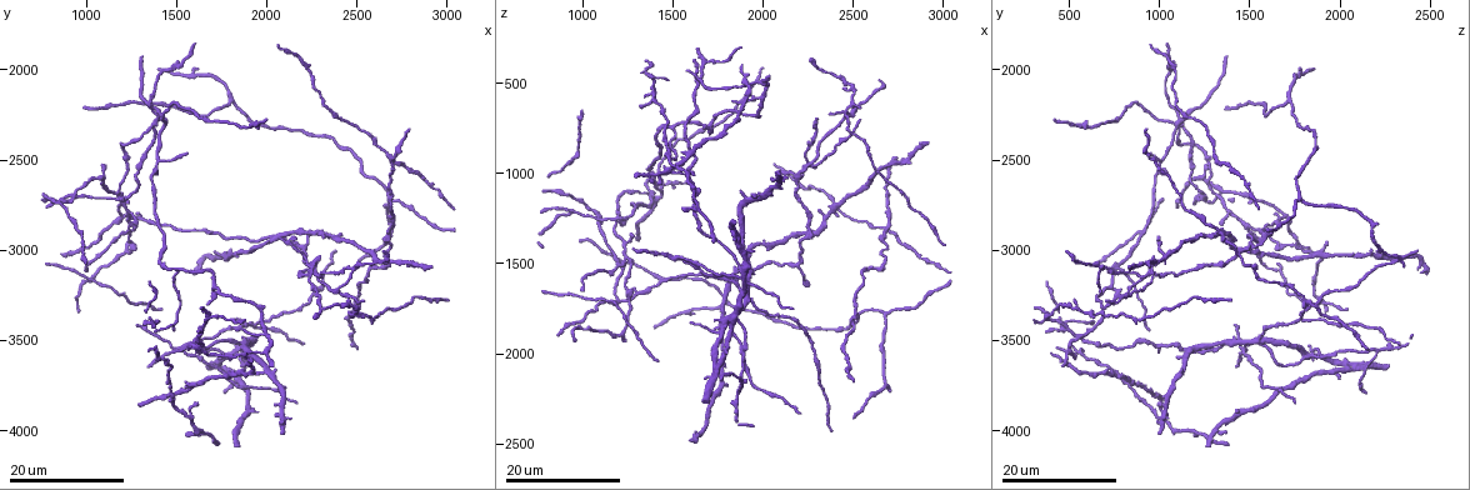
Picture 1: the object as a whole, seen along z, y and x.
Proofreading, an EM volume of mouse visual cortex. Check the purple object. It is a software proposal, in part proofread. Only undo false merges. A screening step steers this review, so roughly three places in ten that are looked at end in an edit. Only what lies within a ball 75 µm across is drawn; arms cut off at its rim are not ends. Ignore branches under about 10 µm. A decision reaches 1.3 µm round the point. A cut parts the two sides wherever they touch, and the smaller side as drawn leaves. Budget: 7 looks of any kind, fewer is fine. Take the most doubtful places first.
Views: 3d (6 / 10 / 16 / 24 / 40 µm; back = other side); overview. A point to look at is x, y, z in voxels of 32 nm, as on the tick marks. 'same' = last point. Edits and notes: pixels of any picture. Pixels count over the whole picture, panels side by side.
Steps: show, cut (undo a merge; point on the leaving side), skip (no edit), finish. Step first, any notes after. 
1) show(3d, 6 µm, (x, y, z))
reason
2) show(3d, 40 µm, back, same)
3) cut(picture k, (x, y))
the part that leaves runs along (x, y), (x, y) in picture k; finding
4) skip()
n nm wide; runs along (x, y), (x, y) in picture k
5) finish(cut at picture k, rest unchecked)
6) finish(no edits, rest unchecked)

show(3d, 16 µm, (1260, 2880, 1480))
three-way junction

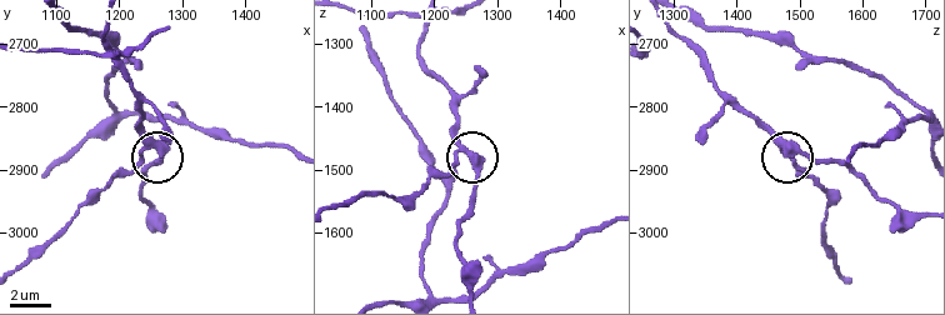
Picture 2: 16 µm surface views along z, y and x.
show(3d, 6 µm, (1240, 2870, 1475))

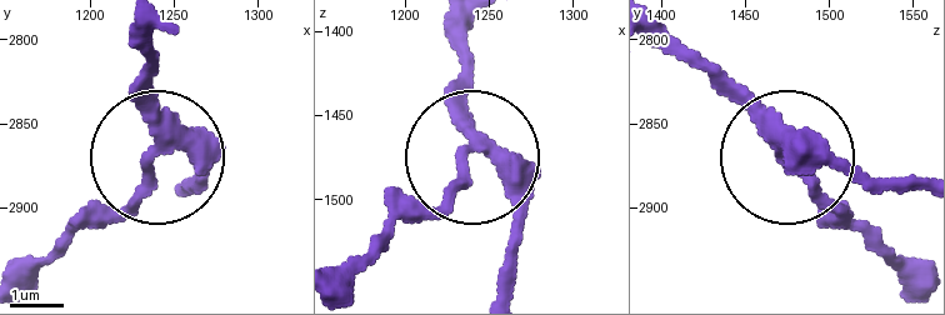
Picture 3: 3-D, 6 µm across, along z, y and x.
skip()
runs along (449, 31), (461, 120), (515, 219), (515, 286) in picture 3; one neuron here

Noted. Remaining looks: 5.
show(3d, 16 µm, (1920, 3500, 1580))
four-way junction

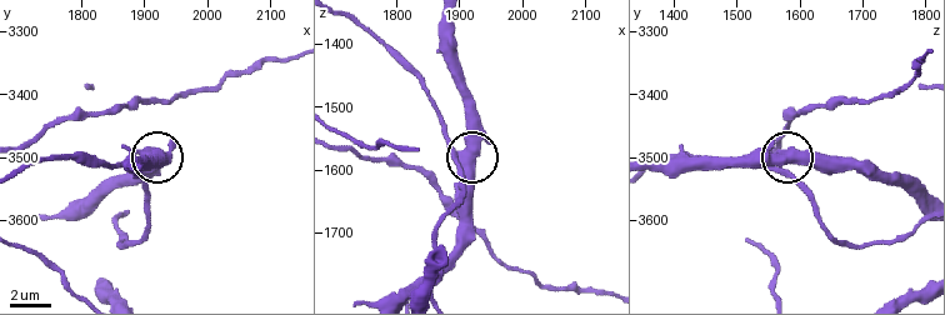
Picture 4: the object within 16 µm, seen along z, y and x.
show(3d, 10 µm, (1920, 3500, 1585))

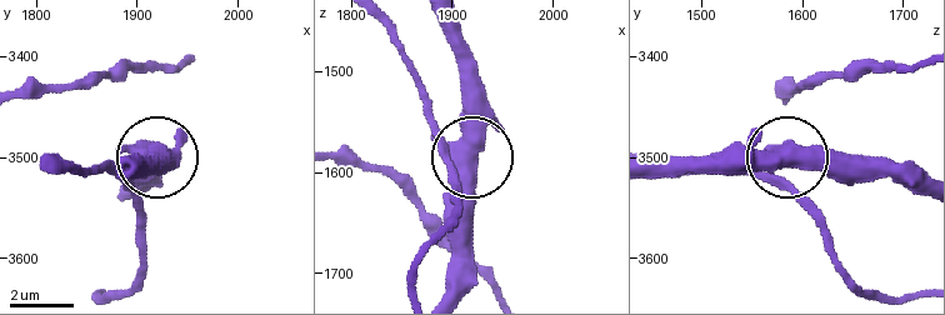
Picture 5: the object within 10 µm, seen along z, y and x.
skip()
runs along (383, 26), (434, 131), (466, 150), (474, 148), (474, 78) in picture 5; one neuron here

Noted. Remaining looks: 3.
show(3d, 16 µm, (1360, 2320, 1140))
three-way junction

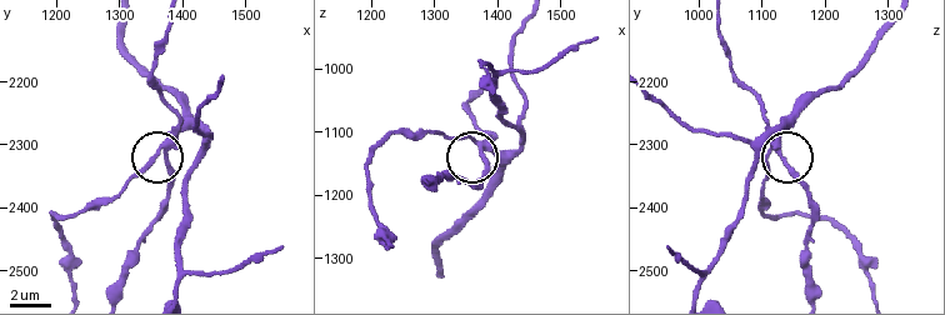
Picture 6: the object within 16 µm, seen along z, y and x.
show(3d, 10 µm, (1370, 2315, 1125))
zoom in

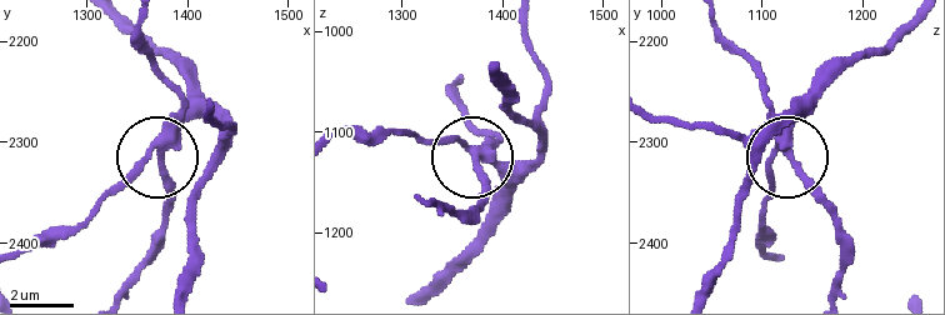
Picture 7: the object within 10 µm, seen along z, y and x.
show(3d, 10 µm, back, (1372, 2318, 1128))

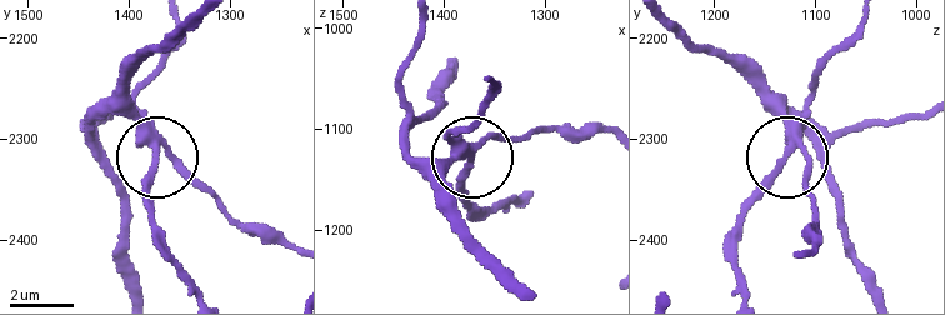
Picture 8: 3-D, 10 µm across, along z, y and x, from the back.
cut(picture 8, (153, 175))
side arm 37 µm; the part that leaves runs along (151, 135), (151, 214), (191, 294) in picture 8; a second neuron is stuck on

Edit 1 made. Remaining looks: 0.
finish(cut at picture 8, rest unchecked)

